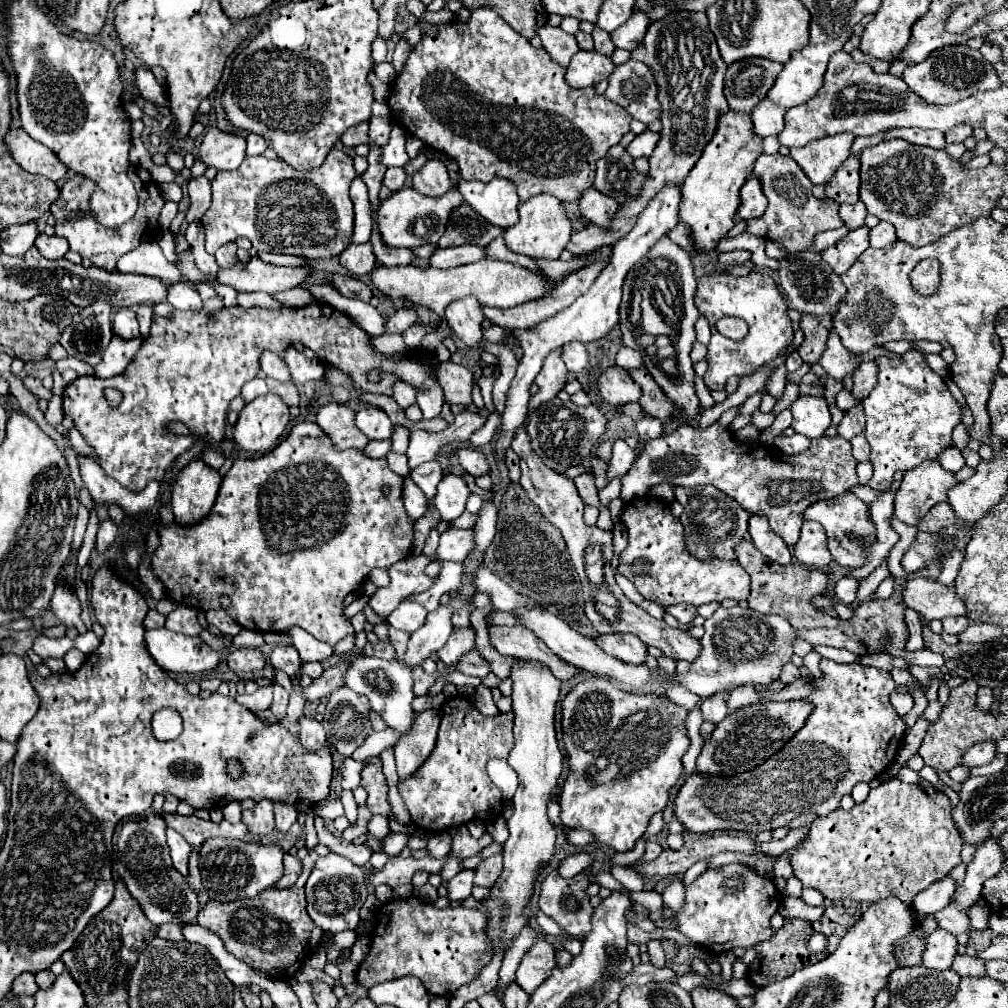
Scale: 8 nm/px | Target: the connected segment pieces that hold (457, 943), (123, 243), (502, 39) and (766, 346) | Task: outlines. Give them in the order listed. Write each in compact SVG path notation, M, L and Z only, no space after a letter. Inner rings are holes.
M400 898L390 900L378 908L376 914L376 926L372 936L370 954L360 964L356 980L364 988L372 988L380 982L402 978L402 976L416 976L422 980L426 990L432 996L452 996L462 984L470 984L474 978L478 978L480 970L492 960L492 942L486 934L486 918L478 910L470 908L436 908L434 904L422 902L418 898Z
M134 164L130 166L128 176L134 182L140 204L138 204L136 214L118 228L106 228L98 220L94 220L92 210L90 210L90 196L94 192L94 182L84 176L78 176L78 174L66 180L66 184L60 188L60 198L50 206L50 212L56 218L56 234L68 240L72 252L78 252L82 258L90 260L94 266L104 268L104 270L116 270L116 262L120 260L120 256L132 252L142 242L158 236L156 226L158 226L160 210L164 206L164 198L158 192L158 184L154 182L154 178L150 176L148 170L134 166Z
M480 6L476 10L470 10L470 18L468 22L450 22L450 24L428 24L422 22L424 28L424 36L422 40L412 48L404 72L392 82L392 90L390 90L390 98L388 98L388 106L392 112L392 118L410 134L418 136L420 140L424 140L424 144L432 150L438 150L442 154L446 154L448 158L458 162L458 168L462 172L464 180L478 180L478 182L490 182L494 178L506 178L510 182L514 182L516 192L520 202L526 202L532 196L538 194L552 194L562 202L574 202L580 198L582 190L590 188L594 182L594 172L596 172L596 160L602 158L602 154L606 154L606 150L614 144L620 142L620 138L630 130L630 114L626 118L626 110L622 110L618 104L610 102L608 98L604 98L604 94L598 94L594 86L588 88L572 88L566 84L566 70L564 66L560 66L556 60L550 58L550 54L544 48L534 48L526 38L522 38L514 28L508 26L508 22L502 22L502 18L498 18L498 14L494 10L490 10L488 6Z
M710 272L698 280L696 296L694 296L698 312L708 320L712 328L712 338L708 344L708 372L704 382L710 390L724 390L724 384L730 376L744 376L764 362L776 358L784 346L792 342L792 320L788 316L788 304L778 290L776 282L760 272L752 272L744 278L732 276L728 272ZM724 316L738 316L748 324L748 336L740 342L724 338L716 330L716 322Z

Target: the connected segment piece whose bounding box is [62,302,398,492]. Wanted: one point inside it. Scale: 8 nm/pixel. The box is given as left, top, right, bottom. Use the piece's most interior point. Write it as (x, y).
(190, 367)

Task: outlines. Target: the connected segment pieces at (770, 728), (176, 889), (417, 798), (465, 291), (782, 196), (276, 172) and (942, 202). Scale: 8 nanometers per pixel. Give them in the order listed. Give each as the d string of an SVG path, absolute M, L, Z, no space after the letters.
M808 700L792 702L766 702L750 704L730 712L712 732L710 740L704 742L702 754L696 760L696 770L704 774L724 774L734 776L752 770L766 762L772 754L782 750L782 746L806 724L806 718L814 710Z
M160 814L144 816L142 820L128 820L120 830L118 852L122 858L116 862L116 872L124 880L128 892L136 898L146 918L154 924L188 924L198 916L198 896L190 890L186 878L182 878L170 860L166 846L166 824Z
M456 696L444 700L436 748L426 764L418 768L414 778L400 782L404 804L420 830L442 832L450 828L450 824L456 826L470 820L490 820L502 812L504 800L500 788L492 784L486 764L492 758L508 758L514 746L513 726L513 712L484 716L474 708L470 698Z
M490 260L486 262L476 262L476 264L466 264L450 270L440 270L440 268L418 268L418 266L378 266L370 274L372 286L384 294L390 296L392 300L408 300L414 306L424 306L432 312L436 312L440 318L444 316L444 308L460 298L474 296L482 306L494 306L494 308L514 308L522 302L528 302L530 298L542 298L542 294L548 294L548 282L542 280L538 274L516 266L512 262L502 262L502 260Z
M760 154L754 166L754 176L762 180L764 194L768 196L768 210L760 218L748 220L748 232L754 236L762 236L766 240L780 242L788 252L810 250L814 246L814 236L826 230L840 228L844 222L838 214L838 202L834 200L818 200L812 196L812 184L800 166L782 154Z
M332 148L324 164L316 170L294 170L282 160L268 160L264 156L248 156L234 172L220 170L212 180L212 204L202 216L206 232L206 252L214 254L222 244L236 238L248 238L258 252L292 254L304 258L334 258L350 246L354 234L354 204L348 196L350 182L356 178L352 158L338 148Z
M886 140L860 154L862 184L860 200L868 212L880 220L892 222L896 236L912 246L926 246L944 234L990 216L1004 196L1002 184L1006 166L988 164L972 170L960 160L954 160L946 150L922 148L904 140Z

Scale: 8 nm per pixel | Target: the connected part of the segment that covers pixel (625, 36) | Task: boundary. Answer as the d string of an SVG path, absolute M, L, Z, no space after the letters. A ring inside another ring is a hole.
M638 10L634 12L620 28L616 28L612 32L612 42L616 44L616 48L624 48L624 50L634 50L634 46L638 46L650 26L650 18L646 12Z

